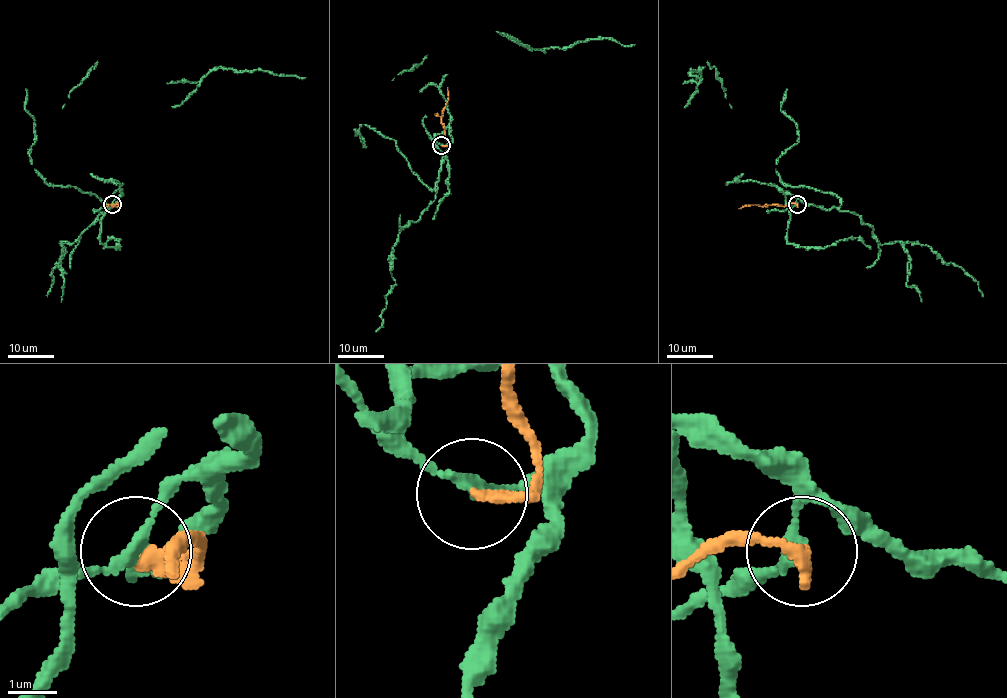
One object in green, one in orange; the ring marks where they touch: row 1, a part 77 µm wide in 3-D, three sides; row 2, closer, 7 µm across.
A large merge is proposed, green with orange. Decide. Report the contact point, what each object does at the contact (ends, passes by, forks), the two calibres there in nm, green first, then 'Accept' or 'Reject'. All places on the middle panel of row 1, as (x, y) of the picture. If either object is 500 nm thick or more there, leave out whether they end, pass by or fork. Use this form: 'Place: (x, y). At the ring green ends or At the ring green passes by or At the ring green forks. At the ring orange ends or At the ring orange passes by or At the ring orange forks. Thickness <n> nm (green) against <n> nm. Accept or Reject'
Place: (441, 145). At the ring green passes by. At the ring orange passes by. Thickness 200 nm (green) against 220 nm. Reject

